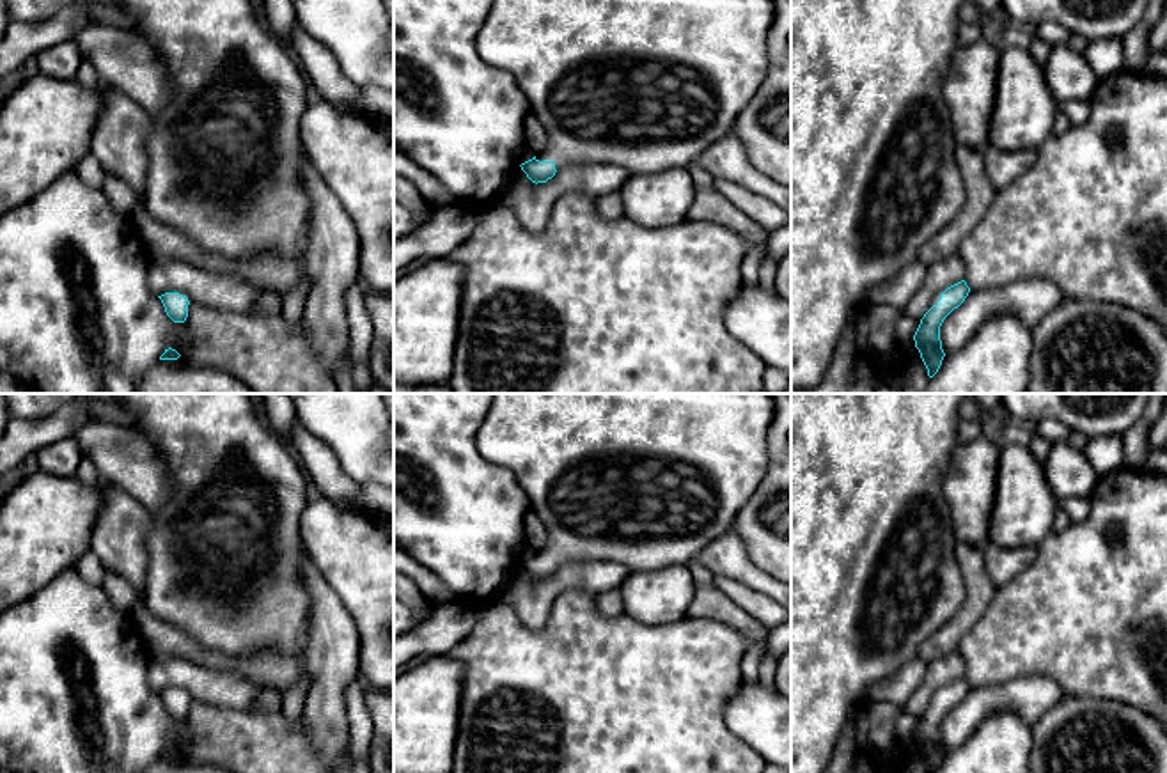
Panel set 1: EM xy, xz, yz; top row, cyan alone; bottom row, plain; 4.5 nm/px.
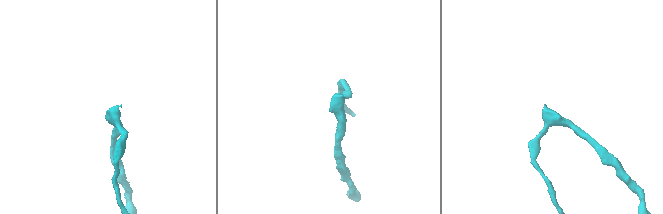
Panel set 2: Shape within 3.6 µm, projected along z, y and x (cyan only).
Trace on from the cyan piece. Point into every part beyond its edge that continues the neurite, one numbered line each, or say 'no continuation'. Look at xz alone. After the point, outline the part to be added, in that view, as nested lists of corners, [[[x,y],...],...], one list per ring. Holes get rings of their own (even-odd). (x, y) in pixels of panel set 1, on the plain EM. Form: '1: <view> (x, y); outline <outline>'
1: xz (646, 481); outline [[[493,394],[486,420],[479,431],[482,456],[509,468],[548,530],[548,541],[536,550],[539,558],[553,558],[555,567],[569,562],[601,560],[623,564],[633,571],[660,571],[693,560],[711,541],[732,528],[738,511],[759,488],[766,468],[766,438],[773,417],[770,394]]]

